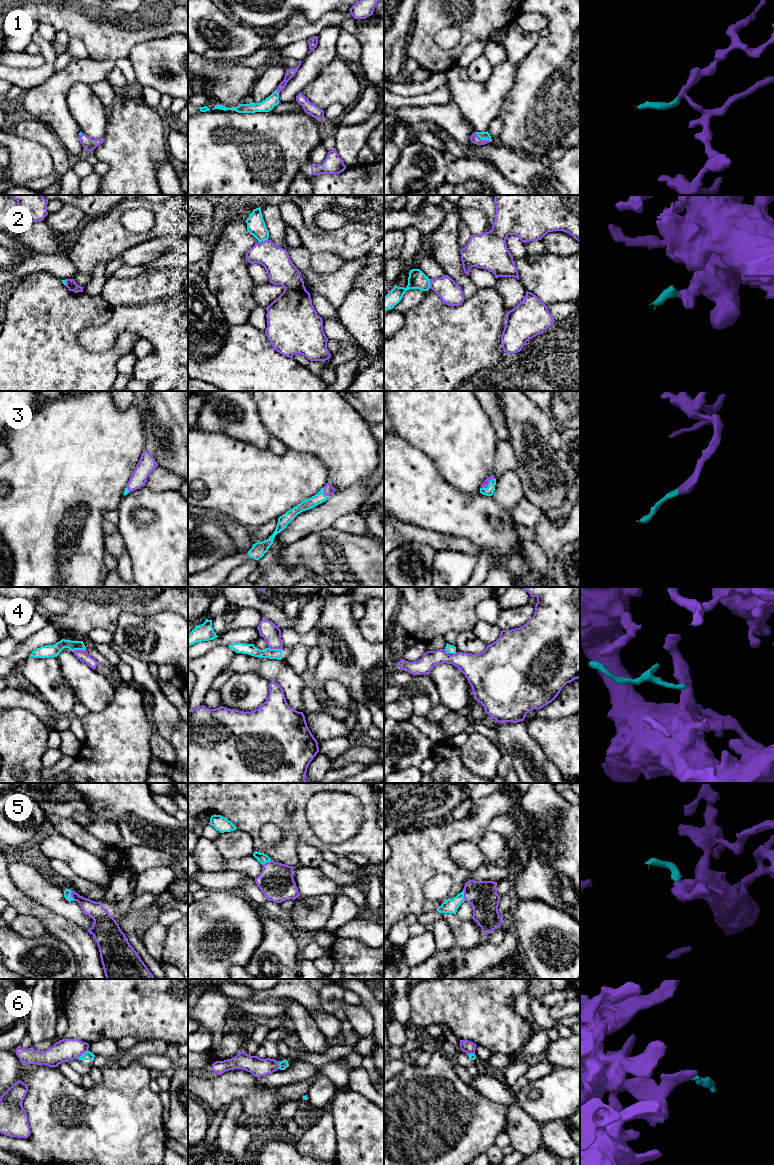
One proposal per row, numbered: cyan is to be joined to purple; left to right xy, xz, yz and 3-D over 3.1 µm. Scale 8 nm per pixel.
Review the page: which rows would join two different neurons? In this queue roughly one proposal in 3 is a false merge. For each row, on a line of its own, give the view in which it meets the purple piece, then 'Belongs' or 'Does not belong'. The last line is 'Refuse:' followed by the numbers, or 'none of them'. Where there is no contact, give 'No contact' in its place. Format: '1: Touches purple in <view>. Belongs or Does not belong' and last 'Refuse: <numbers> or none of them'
1: Touches purple in yz. Belongs
2: Touches purple in xz. Does not belong
3: Touches purple in yz. Belongs
4: Touches purple in xz. Does not belong
5: Touches purple in xy. Belongs
6: Touches purple in xy. Does not belong
Refuse: 2, 4, 6

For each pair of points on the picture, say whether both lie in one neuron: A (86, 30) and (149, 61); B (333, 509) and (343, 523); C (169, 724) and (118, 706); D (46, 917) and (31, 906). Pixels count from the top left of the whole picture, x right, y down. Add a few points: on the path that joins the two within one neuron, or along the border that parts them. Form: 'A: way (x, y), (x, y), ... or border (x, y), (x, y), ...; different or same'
A: border (150, 39), (135, 44), (127, 57); different
B: border (357, 512), (341, 515), (330, 526); different
C: border (152, 724), (155, 730); different
D: way (42, 913), (35, 909); same

